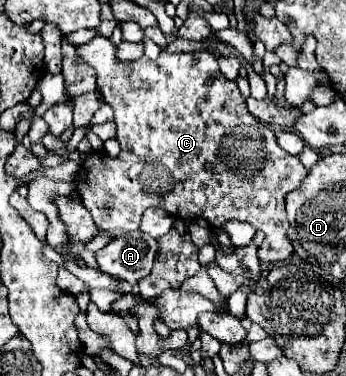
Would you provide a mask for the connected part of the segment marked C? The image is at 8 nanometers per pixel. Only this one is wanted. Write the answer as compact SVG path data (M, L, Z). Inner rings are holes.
M95 36L87 44L77 46L79 58L97 72L97 90L115 110L117 142L121 144L121 152L115 158L105 152L91 152L77 174L81 200L99 230L109 230L117 236L139 230L145 208L161 208L181 220L205 218L213 228L221 228L227 220L241 220L265 232L265 240L259 246L261 262L285 262L293 254L293 246L287 238L285 196L297 190L307 176L299 158L285 152L277 144L275 132L249 114L237 84L219 72L217 58L211 52L161 52L155 62L143 56L123 64L115 60L115 50L111 40L103 36Z

